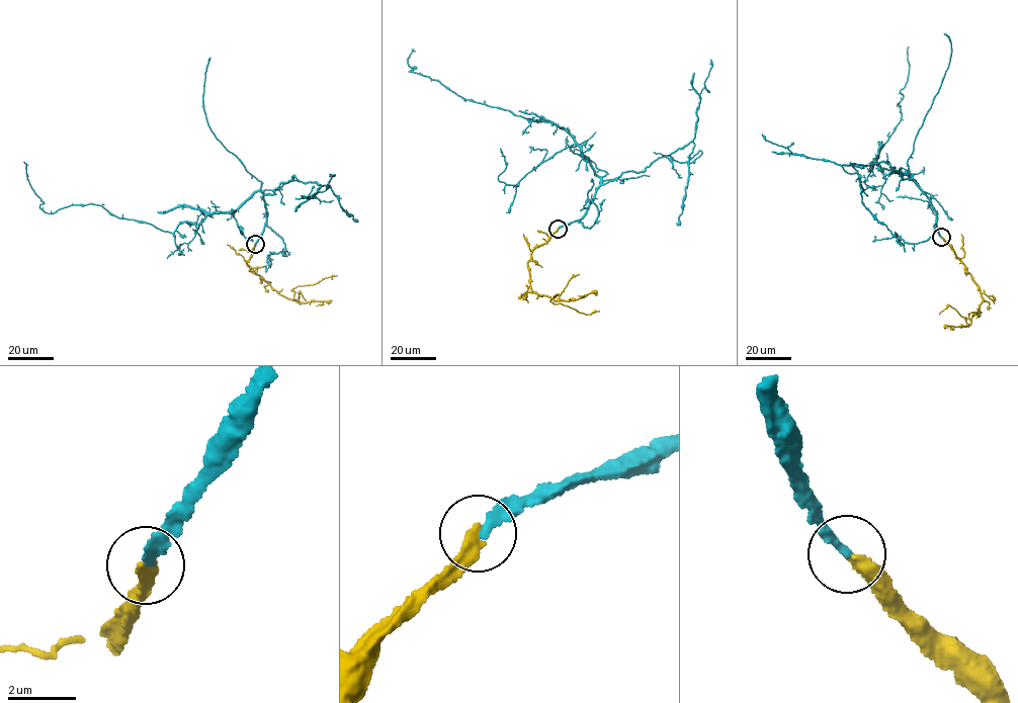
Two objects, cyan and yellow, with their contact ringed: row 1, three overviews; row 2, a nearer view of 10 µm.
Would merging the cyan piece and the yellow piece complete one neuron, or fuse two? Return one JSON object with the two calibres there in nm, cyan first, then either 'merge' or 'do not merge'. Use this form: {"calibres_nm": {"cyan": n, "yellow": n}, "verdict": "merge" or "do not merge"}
{"calibres_nm": {"cyan": 240, "yellow": 380}, "verdict": "merge"}

